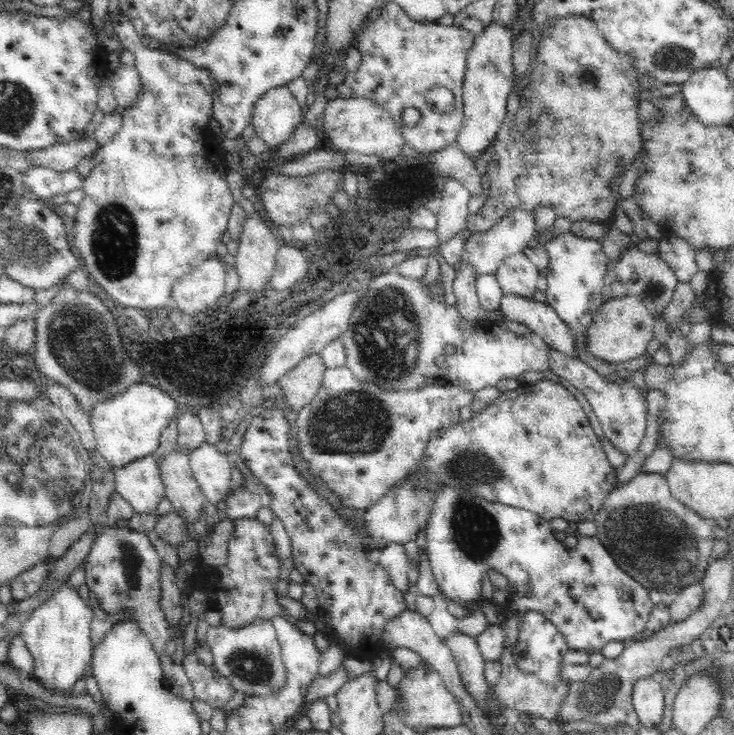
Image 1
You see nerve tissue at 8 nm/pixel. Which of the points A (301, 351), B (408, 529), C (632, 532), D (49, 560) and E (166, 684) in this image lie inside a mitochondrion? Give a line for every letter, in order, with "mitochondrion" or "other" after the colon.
A: other
B: other
C: mitochondrion
D: other
E: other

